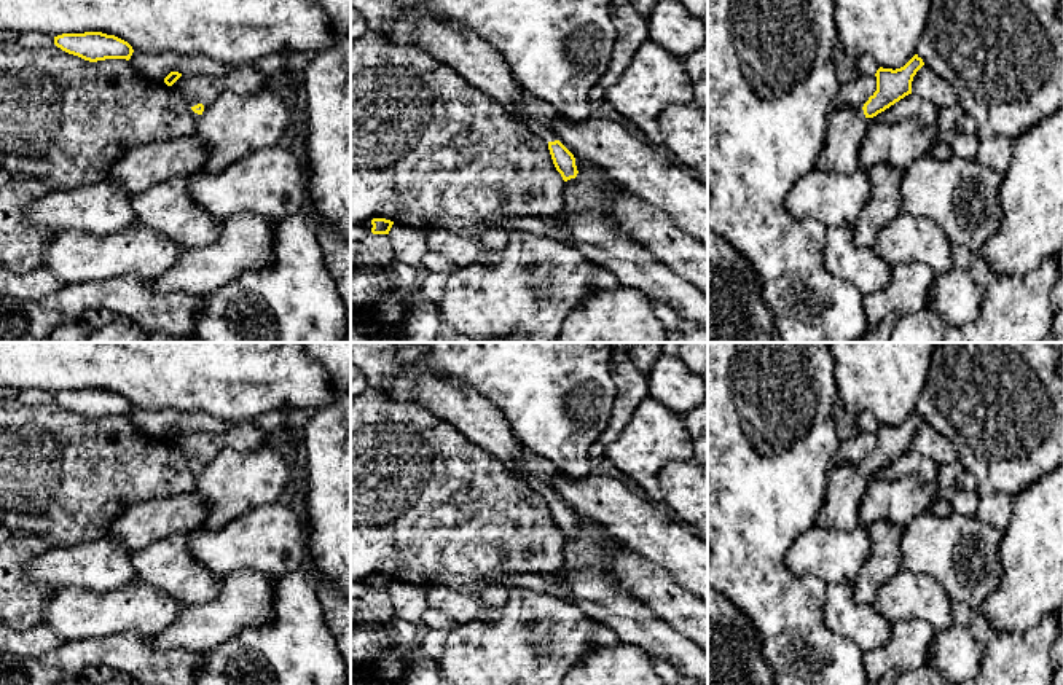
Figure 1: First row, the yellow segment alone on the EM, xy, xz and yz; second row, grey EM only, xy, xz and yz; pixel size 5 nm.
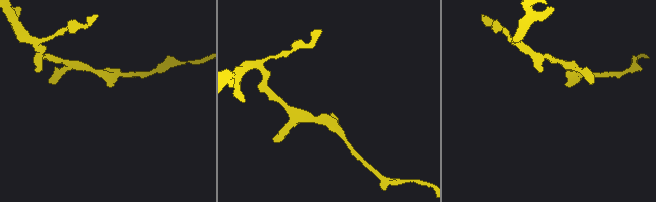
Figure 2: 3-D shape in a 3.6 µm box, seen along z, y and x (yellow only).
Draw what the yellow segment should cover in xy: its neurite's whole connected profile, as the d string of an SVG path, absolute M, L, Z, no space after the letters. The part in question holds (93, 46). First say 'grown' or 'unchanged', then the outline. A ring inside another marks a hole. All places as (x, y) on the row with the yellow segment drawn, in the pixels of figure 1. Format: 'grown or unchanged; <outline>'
unchanged; M102 32L62 33L54 37L54 45L62 51L89 62L105 59L129 61L134 53L127 41Z

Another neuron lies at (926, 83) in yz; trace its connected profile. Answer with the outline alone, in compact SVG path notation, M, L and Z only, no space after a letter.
M923 65L913 76L912 94L932 102L937 108L958 104L955 89L928 65Z

